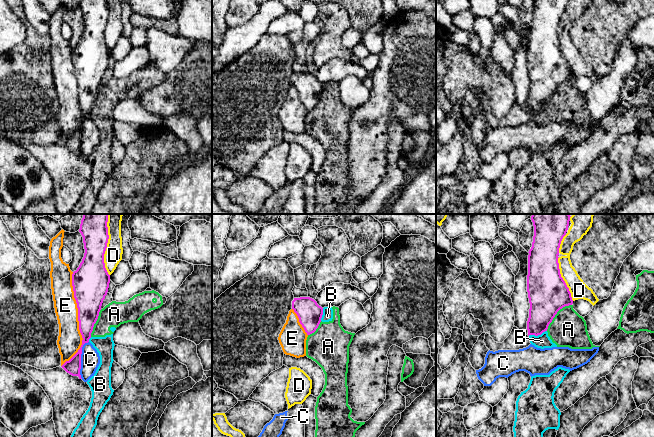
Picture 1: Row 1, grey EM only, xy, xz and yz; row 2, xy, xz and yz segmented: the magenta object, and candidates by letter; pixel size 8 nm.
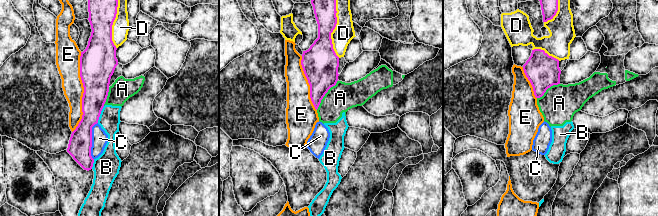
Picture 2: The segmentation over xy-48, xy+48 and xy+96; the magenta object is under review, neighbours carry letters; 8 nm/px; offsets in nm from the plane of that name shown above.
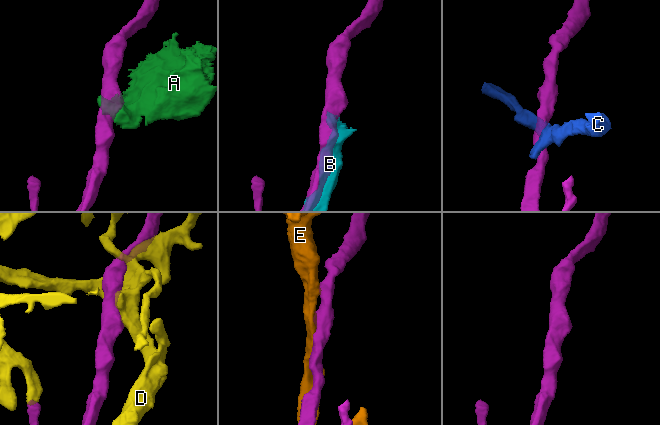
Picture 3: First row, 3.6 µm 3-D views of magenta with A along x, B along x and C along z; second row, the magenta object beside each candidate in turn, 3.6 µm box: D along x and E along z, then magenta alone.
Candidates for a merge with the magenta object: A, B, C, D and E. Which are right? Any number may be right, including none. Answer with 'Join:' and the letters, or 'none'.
Join: none

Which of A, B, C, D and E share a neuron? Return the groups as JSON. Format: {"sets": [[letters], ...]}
{"sets": [["A", "B"], ["C"], ["D"], ["E"]]}

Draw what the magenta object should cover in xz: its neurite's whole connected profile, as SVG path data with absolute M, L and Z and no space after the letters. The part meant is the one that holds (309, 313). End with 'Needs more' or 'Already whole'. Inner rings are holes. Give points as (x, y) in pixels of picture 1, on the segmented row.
M300 297L294 298L292 309L297 314L307 335L314 333L321 322L323 308L310 297Z. Already whole

